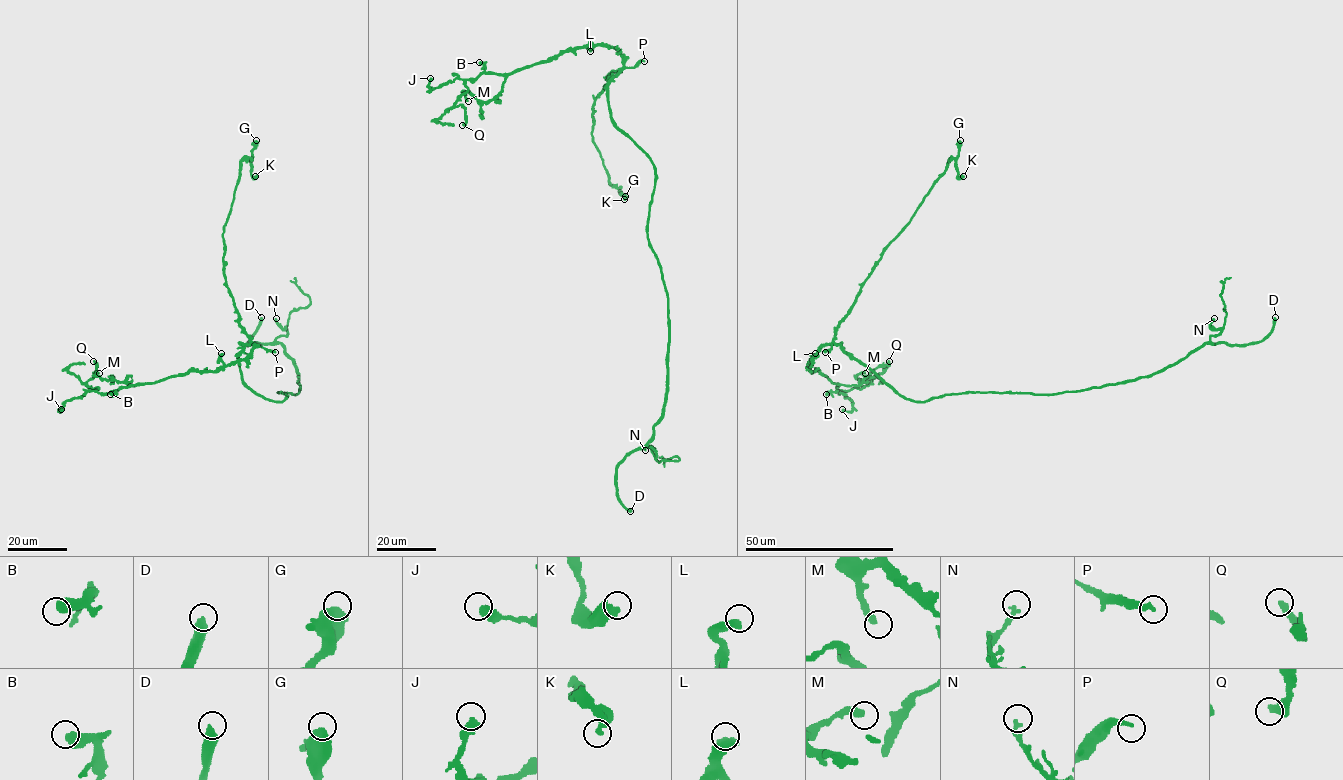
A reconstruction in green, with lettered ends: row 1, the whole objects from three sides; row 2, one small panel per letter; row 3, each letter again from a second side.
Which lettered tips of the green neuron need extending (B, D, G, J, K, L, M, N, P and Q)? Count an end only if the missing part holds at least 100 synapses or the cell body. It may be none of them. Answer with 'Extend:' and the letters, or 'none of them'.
Extend: D

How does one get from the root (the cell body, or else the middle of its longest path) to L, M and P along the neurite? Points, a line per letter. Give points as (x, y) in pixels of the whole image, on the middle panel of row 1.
L: (653, 164), (611, 117), (607, 84), (623, 67), (622, 55), (604, 45), (589, 48), (590, 51)
M: (653, 164), (611, 117), (607, 84), (623, 67), (613, 47), (567, 49), (515, 70), (492, 99), (468, 101)
P: (653, 164), (616, 126), (608, 101), (607, 84), (624, 68), (644, 61)

